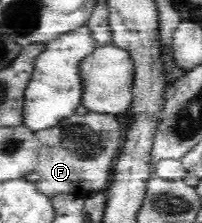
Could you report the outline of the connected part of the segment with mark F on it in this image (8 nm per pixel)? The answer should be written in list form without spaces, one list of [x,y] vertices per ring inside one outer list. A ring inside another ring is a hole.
[[[91,111],[84,116],[75,113],[59,121],[55,127],[35,134],[41,141],[42,150],[37,167],[25,178],[34,183],[38,192],[50,198],[58,193],[72,193],[84,198],[109,186],[115,156],[123,146],[122,128],[114,115]]]

